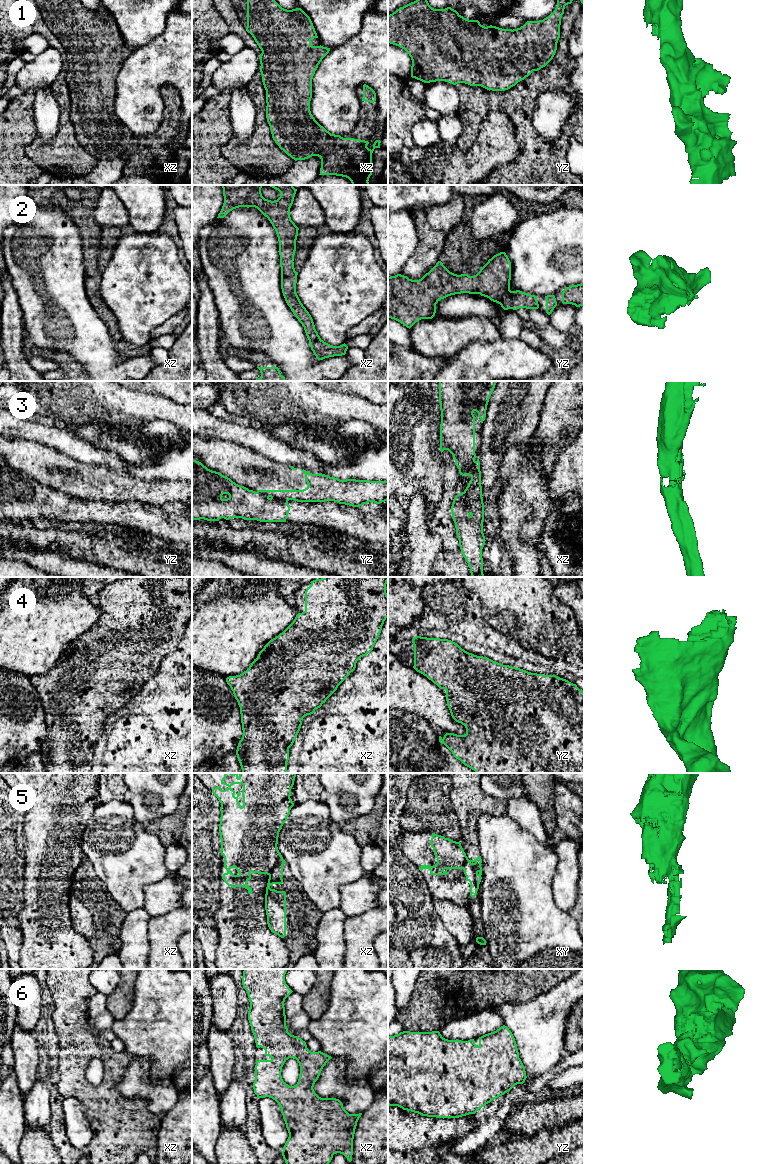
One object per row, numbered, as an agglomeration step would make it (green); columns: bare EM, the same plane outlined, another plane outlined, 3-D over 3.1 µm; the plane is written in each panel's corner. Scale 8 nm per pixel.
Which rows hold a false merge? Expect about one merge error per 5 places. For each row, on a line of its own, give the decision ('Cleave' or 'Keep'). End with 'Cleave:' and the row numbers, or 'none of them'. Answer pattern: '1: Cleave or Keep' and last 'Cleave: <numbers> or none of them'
1: Keep
2: Keep
3: Cleave
4: Keep
5: Cleave
6: Keep
Cleave: 3, 5

